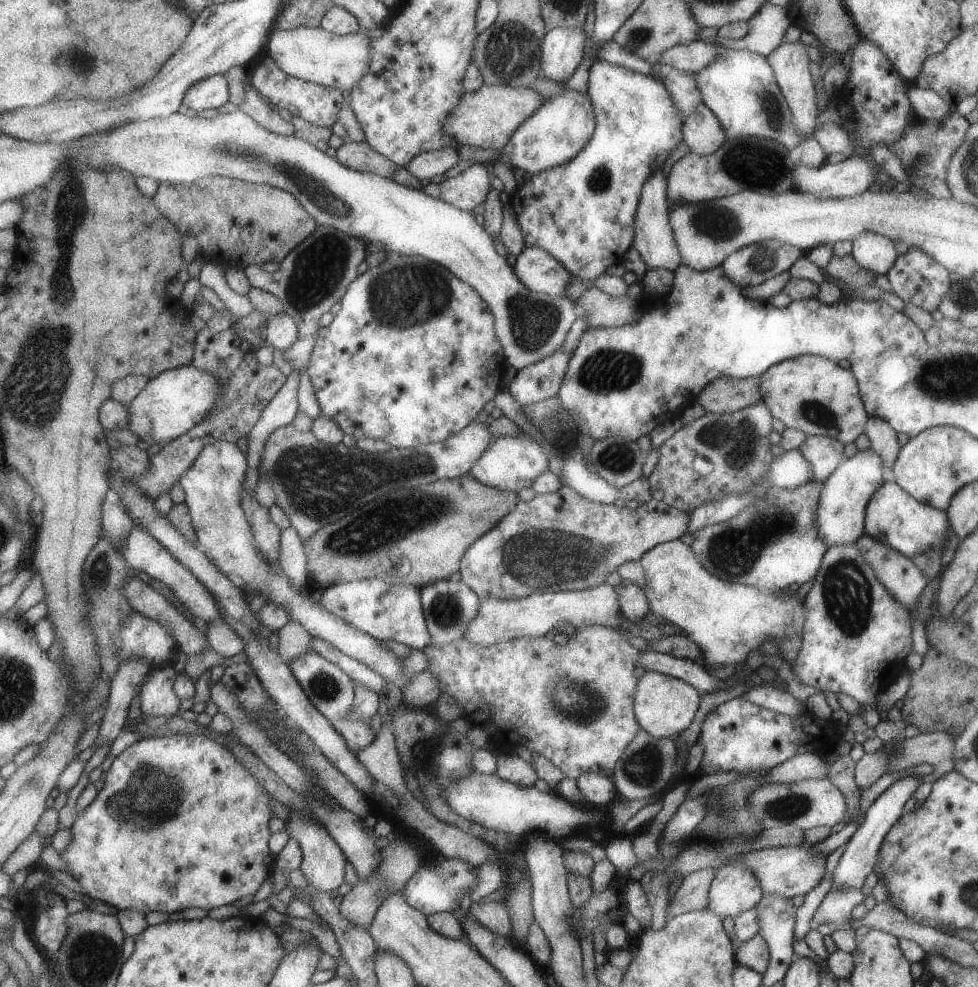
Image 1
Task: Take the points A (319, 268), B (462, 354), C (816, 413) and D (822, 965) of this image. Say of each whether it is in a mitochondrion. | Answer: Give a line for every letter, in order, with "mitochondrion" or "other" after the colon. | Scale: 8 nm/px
A: mitochondrion
B: other
C: mitochondrion
D: other

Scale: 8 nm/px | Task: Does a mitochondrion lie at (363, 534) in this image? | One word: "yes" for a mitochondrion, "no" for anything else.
yes

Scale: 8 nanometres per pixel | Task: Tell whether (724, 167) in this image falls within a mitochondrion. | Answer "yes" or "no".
yes

